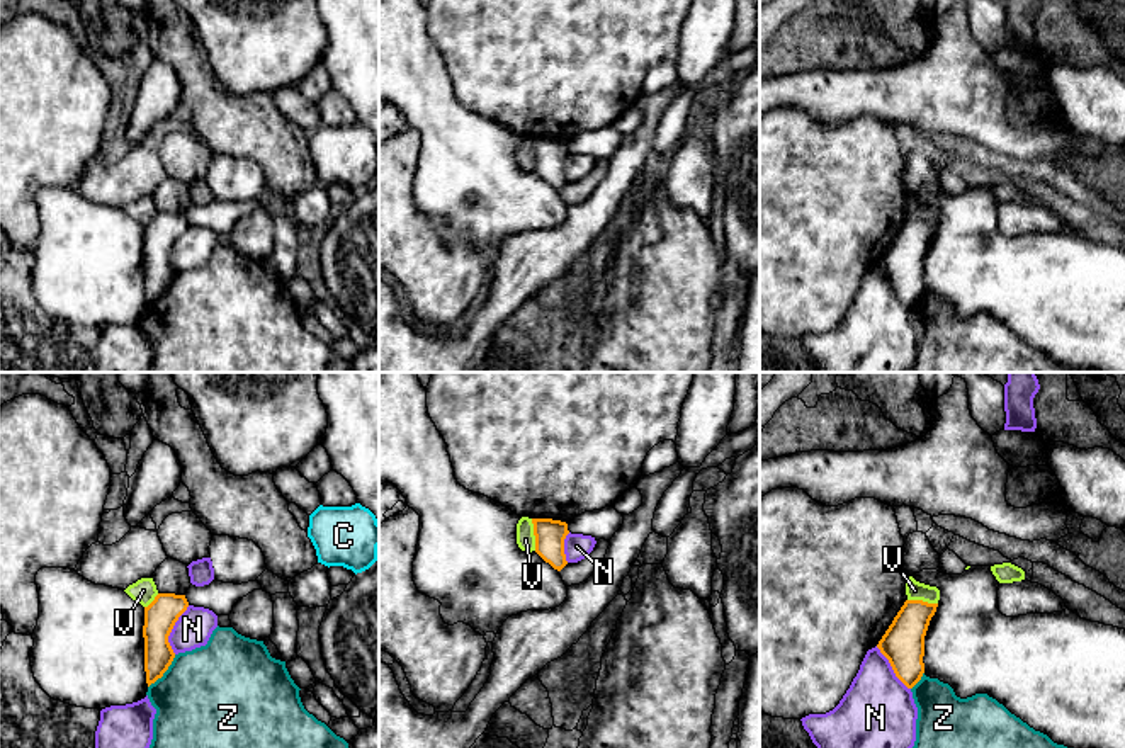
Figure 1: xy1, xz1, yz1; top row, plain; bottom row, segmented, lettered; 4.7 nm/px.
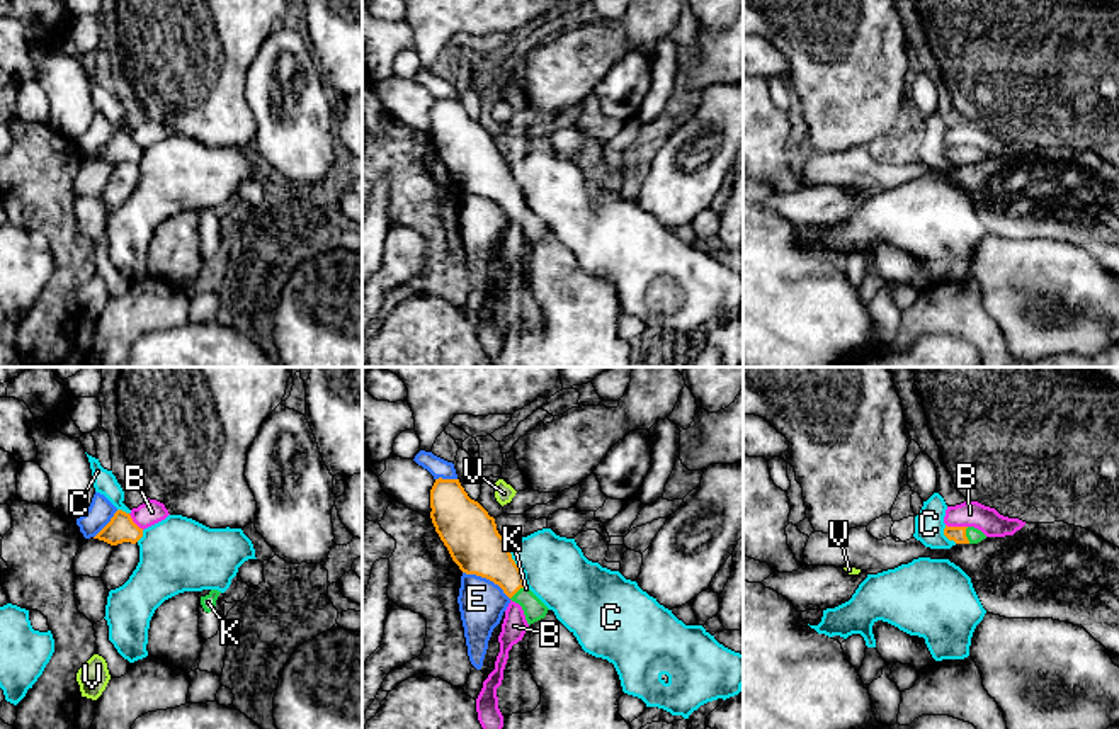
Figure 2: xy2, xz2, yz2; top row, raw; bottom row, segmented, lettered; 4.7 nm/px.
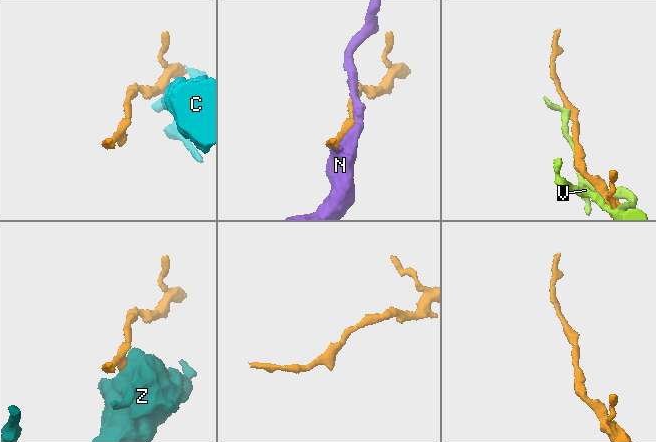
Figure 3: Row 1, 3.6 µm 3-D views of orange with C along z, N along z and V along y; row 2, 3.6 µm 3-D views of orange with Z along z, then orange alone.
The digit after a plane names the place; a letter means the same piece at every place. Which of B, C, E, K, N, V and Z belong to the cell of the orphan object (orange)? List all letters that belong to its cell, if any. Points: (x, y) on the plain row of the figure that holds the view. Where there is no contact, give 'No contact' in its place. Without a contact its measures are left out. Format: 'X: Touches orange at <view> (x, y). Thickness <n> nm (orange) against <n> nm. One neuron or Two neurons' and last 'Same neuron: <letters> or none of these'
B: Touches orange at yz2 (956, 146). Thickness 80 nm (orange) against 130 nm. Two neurons
C: Touches orange at xz2 (514, 182). Thickness 260 nm (orange) against 300 nm. Two neurons
E: Touches orange at xz2 (487, 197). Thickness 260 nm (orange) against 220 nm. Two neurons
K: Touches orange at yz2 (965, 155). Thickness 80 nm (orange) against 70 nm. One neuron
N: Touches orange at xy1 (172, 247). Thickness 160 nm (orange) against 170 nm. Two neurons
V: Touches orange at xz1 (534, 153). Thickness 140 nm (orange) against 90 nm. Two neurons
Z: Touches orange at xy1 (165, 289). Thickness 150 nm (orange) against 500 nm. Two neurons
Same neuron: K

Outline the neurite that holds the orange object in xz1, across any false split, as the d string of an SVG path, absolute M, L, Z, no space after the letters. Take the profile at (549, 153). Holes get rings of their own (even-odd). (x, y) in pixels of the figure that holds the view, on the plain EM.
M532 138L535 155L535 172L561 190L568 180L564 173L564 158L569 153L568 143L552 138Z

